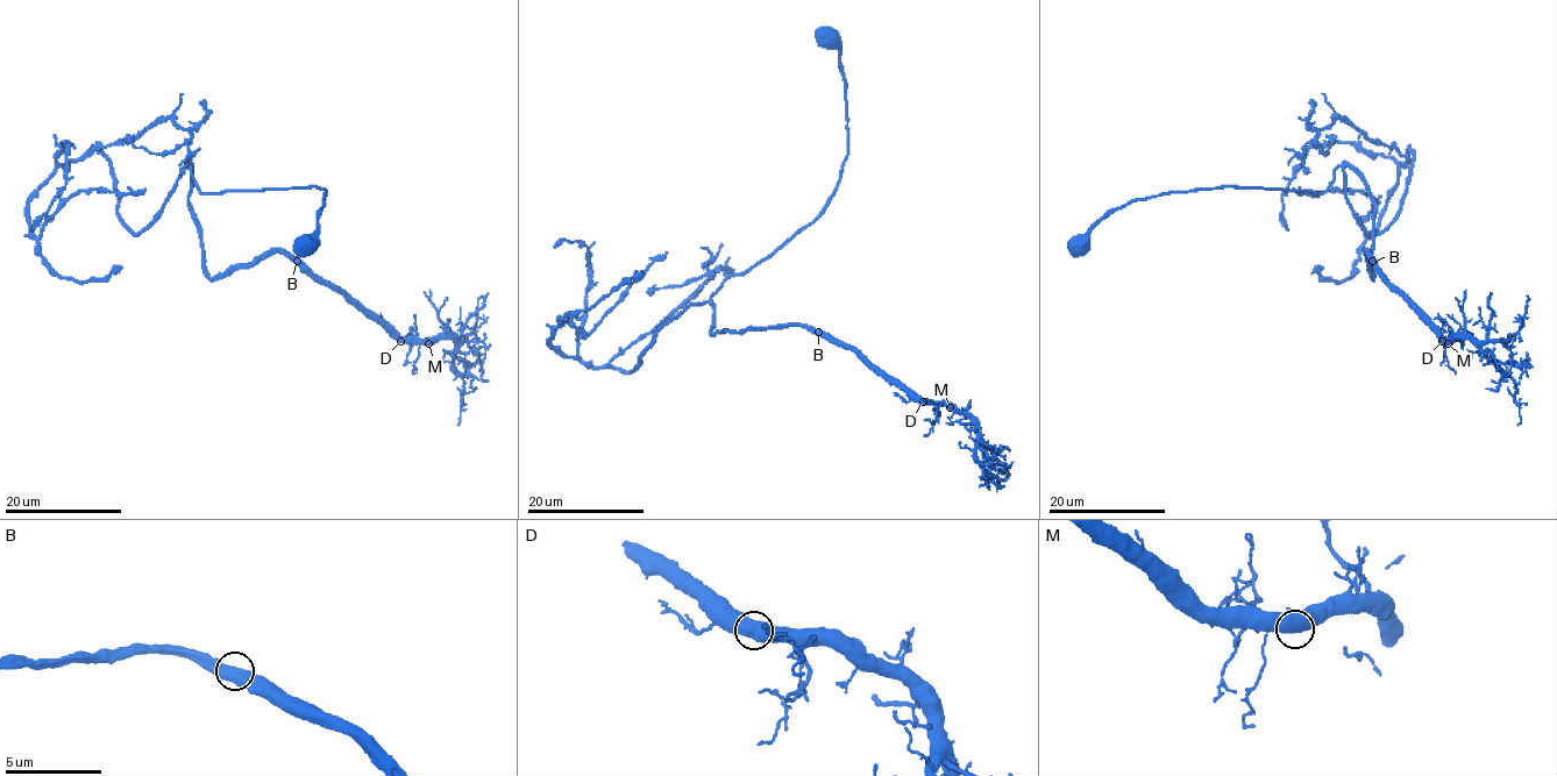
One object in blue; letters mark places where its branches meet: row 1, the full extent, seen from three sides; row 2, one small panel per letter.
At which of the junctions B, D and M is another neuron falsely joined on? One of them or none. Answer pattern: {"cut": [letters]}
{"cut": []}

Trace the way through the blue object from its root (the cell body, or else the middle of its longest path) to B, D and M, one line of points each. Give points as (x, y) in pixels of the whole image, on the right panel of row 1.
B: (1081, 243), (1137, 200), (1220, 186), (1323, 192), (1349, 166), (1376, 209), (1372, 278), (1366, 253), (1372, 261)
D: (1081, 243), (1137, 200), (1220, 186), (1323, 192), (1349, 166), (1376, 209), (1371, 277), (1366, 253), (1442, 341)
M: (1081, 243), (1137, 200), (1220, 186), (1323, 192), (1349, 166), (1376, 209), (1371, 277), (1366, 253), (1448, 343)

